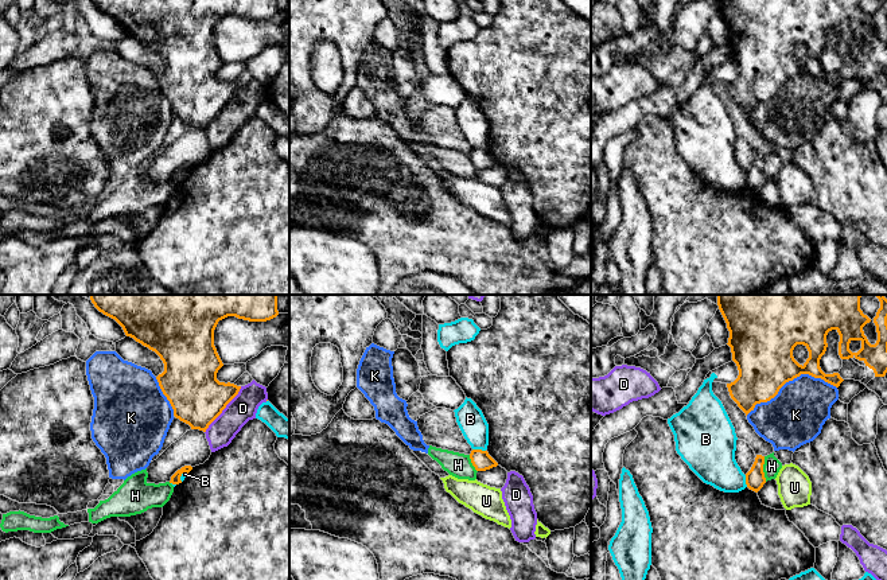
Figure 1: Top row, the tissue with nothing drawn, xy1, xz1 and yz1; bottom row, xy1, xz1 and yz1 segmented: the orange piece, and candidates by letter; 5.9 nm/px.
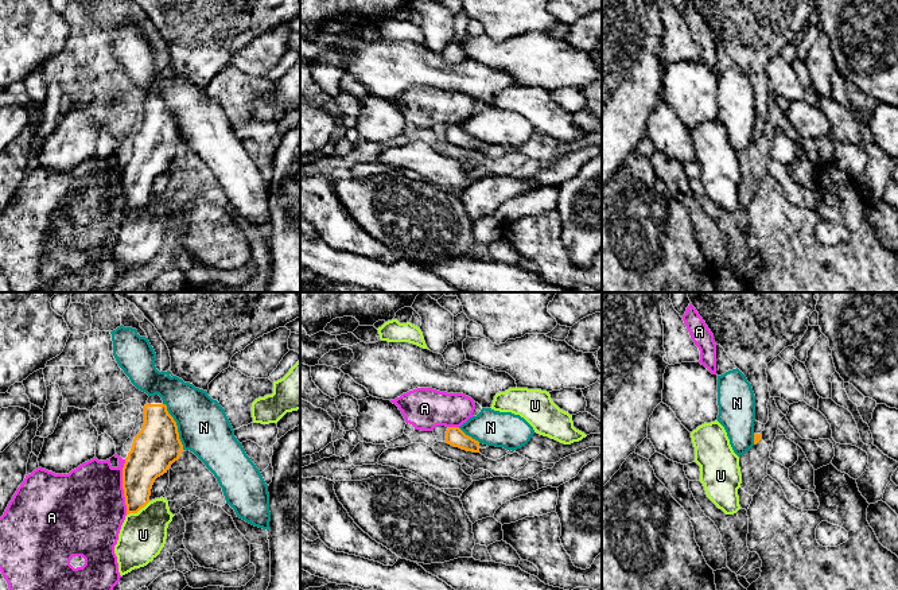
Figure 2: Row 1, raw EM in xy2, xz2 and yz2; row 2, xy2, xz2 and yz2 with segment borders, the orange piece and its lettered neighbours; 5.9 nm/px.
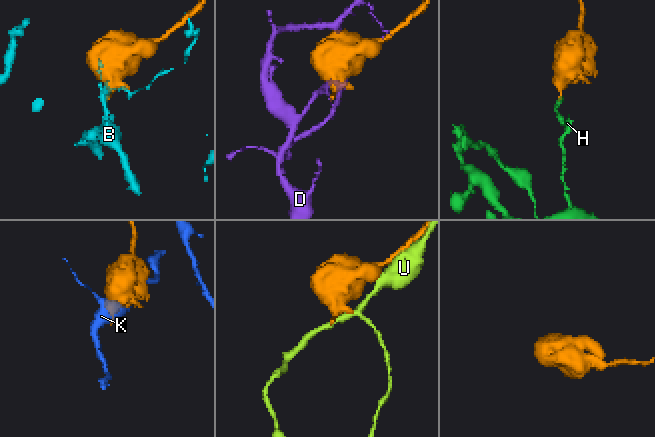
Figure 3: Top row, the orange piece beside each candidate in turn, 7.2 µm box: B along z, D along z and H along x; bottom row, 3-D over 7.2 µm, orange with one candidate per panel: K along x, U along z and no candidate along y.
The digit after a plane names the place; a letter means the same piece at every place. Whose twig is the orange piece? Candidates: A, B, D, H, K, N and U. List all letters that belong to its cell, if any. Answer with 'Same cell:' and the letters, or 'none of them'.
Same cell: none of them

